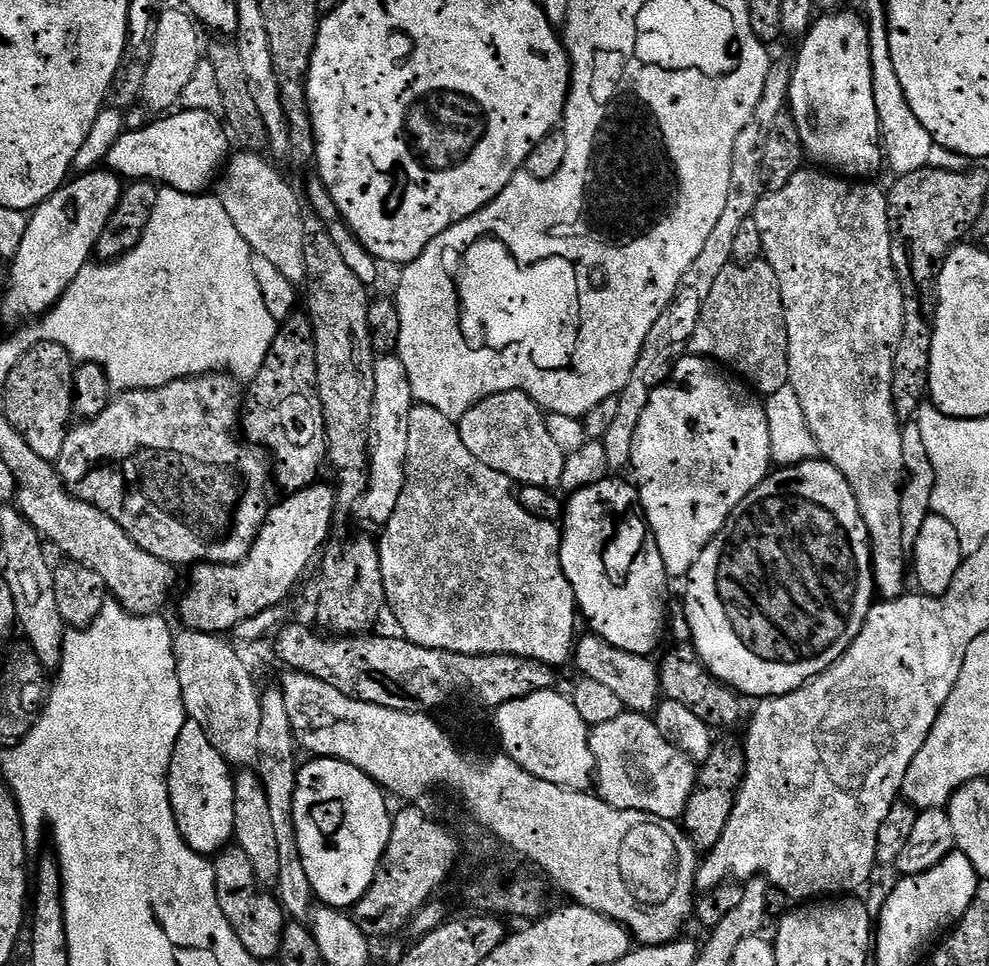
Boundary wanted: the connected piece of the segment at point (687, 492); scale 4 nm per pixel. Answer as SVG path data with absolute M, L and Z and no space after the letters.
M681 356L668 383L655 388L650 402L646 402L638 434L634 434L630 465L630 472L636 475L640 506L658 542L669 577L687 577L704 547L726 526L733 510L770 475L772 467L770 426L763 403L721 365L702 356Z

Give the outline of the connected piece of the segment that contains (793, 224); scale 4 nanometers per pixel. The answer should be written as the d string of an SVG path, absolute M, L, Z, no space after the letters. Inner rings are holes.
M824 170L808 171L796 172L794 178L790 178L790 182L782 186L782 190L761 195L754 213L754 219L758 222L758 231L762 234L763 259L767 260L768 265L778 274L778 286L782 290L782 306L786 314L786 330L788 331L788 357L790 358L788 382L794 394L798 394L798 402L802 402L806 422L818 442L820 456L833 464L842 474L842 478L850 482L850 490L854 490L854 498L858 502L858 510L862 514L862 522L866 526L868 541L872 547L872 583L875 591L883 599L898 600L905 595L904 583L907 580L909 583L910 580L910 548L905 544L902 534L902 485L905 478L902 438L904 433L902 422L894 414L894 398L892 397L892 367L894 366L894 350L902 334L904 295L900 289L896 271L892 268L892 255L890 254L892 235L888 217L888 197L883 187L880 189L876 184L866 184L870 182L857 182L852 178L839 180L836 177L839 175L829 174Z

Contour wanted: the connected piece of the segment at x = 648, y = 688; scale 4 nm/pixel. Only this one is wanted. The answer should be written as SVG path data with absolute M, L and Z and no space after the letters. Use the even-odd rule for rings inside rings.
M581 635L574 645L574 665L580 671L579 675L607 686L615 696L622 698L627 711L655 713L662 696L657 665L649 657L630 654L626 650L610 646L610 642L606 642L601 636L587 635Z

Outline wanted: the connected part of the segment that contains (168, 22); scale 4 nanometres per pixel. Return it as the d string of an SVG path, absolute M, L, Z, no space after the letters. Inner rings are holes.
M165 7L154 21L154 31L150 36L152 57L148 60L143 103L153 113L164 114L175 109L182 98L182 90L190 83L194 70L198 70L202 59L200 32L197 21L183 7Z

